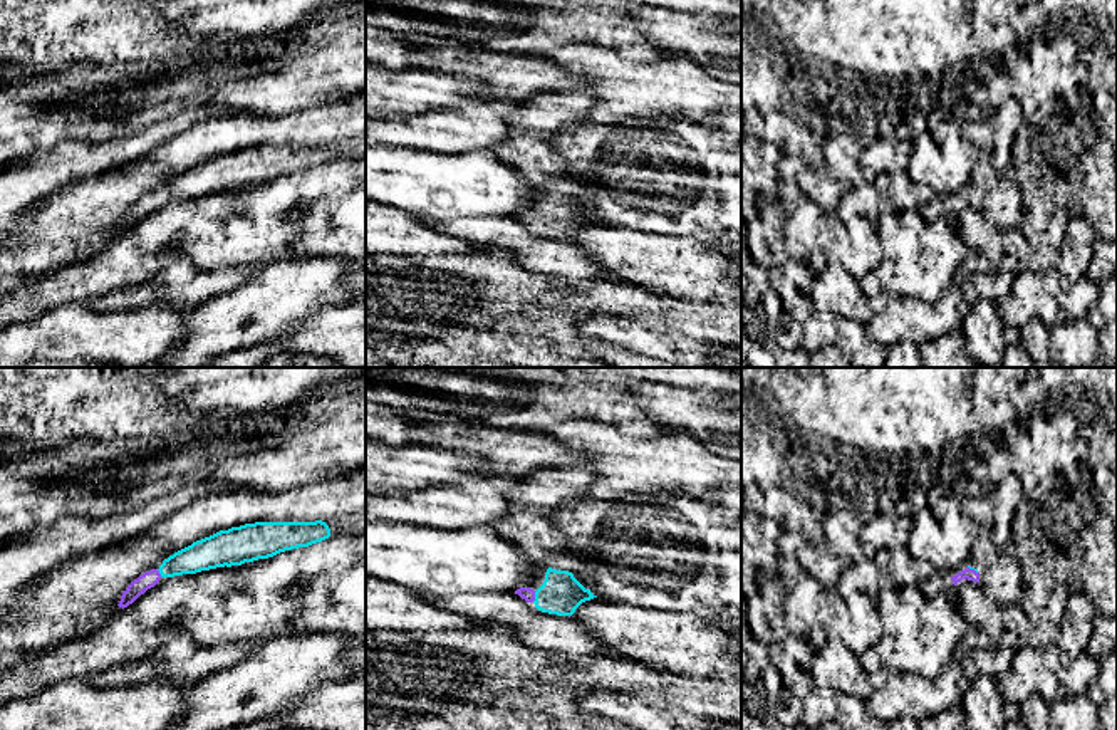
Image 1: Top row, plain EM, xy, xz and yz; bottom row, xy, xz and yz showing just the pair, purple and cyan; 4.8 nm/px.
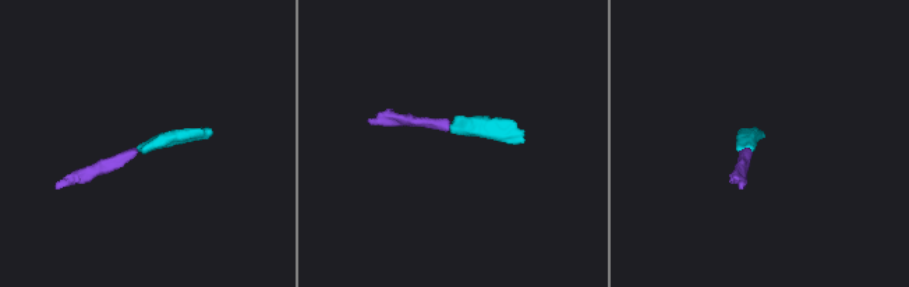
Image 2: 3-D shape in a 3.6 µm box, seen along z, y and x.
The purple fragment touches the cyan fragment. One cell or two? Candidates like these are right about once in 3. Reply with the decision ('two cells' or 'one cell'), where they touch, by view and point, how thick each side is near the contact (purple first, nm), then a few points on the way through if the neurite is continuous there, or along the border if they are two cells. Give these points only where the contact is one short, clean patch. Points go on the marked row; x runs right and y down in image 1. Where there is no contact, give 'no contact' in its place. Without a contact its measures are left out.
one cell | xz (534, 596) | 60/200 nm | across xz (525, 593), (534, 596), (555, 596), (561, 593)

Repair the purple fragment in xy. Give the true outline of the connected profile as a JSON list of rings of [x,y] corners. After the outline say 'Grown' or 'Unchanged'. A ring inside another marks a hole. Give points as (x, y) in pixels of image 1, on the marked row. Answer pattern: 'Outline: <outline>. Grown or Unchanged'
Outline: [[[255,522],[193,542],[174,552],[158,569],[151,569],[134,579],[122,592],[119,607],[127,607],[161,577],[196,574],[216,567],[242,566],[258,559],[268,559],[280,552],[309,547],[330,537],[325,522]]]. Grown

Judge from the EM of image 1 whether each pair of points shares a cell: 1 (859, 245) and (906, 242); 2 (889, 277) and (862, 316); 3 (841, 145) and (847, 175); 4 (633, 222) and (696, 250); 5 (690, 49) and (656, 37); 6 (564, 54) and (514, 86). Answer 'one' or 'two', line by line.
1: two
2: two
3: one
4: two
5: one
6: two

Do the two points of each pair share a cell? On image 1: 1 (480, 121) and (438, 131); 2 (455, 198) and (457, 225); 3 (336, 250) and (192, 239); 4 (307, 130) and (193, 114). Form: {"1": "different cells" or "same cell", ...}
{"1": "same cell", "2": "different cells", "3": "same cell", "4": "different cells"}

